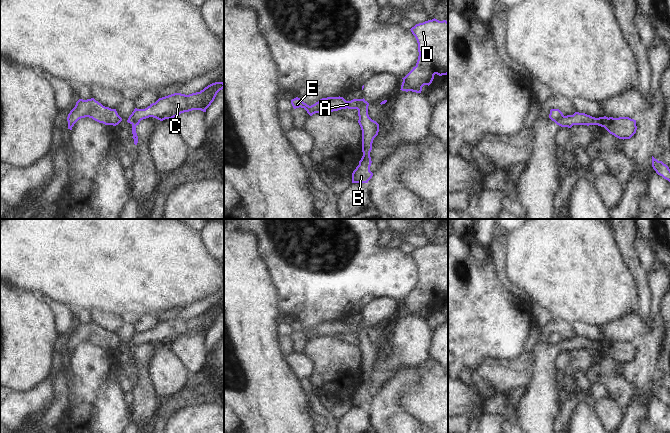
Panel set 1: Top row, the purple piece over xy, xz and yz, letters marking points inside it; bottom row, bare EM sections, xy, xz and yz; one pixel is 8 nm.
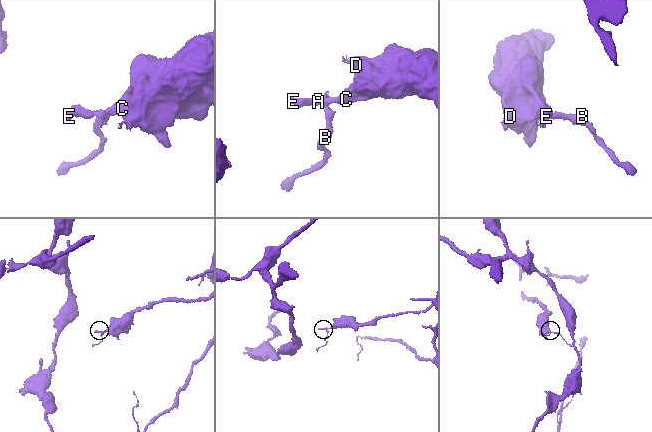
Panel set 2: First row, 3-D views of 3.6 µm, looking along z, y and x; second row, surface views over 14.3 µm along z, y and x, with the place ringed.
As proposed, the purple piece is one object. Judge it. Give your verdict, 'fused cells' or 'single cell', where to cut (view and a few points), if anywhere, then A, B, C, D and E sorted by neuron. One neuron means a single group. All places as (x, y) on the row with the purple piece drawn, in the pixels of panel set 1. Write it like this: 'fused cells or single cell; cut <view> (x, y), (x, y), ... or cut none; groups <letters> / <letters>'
fused cells; cut xz (363, 98), (365, 102), (357, 109); groups A C D E / B

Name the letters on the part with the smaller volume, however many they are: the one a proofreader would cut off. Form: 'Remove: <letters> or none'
Remove: B

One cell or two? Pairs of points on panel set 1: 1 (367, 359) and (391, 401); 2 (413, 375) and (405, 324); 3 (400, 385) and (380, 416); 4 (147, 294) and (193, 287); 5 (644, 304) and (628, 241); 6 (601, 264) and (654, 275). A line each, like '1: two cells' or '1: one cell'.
1: two cells
2: two cells
3: one cell
4: one cell
5: one cell
6: two cells

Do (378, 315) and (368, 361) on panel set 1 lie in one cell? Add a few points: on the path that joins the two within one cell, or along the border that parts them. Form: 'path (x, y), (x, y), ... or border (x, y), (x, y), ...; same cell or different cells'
path (368, 326), (364, 331), (364, 345), (368, 350); same cell

